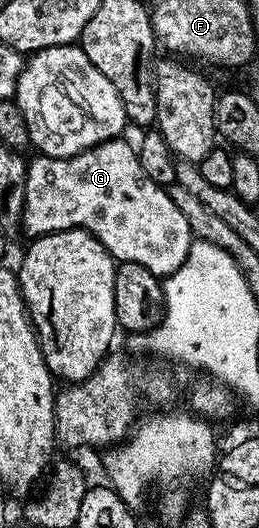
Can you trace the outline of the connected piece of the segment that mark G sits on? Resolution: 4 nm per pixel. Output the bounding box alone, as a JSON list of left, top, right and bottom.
[22,137,193,277]

